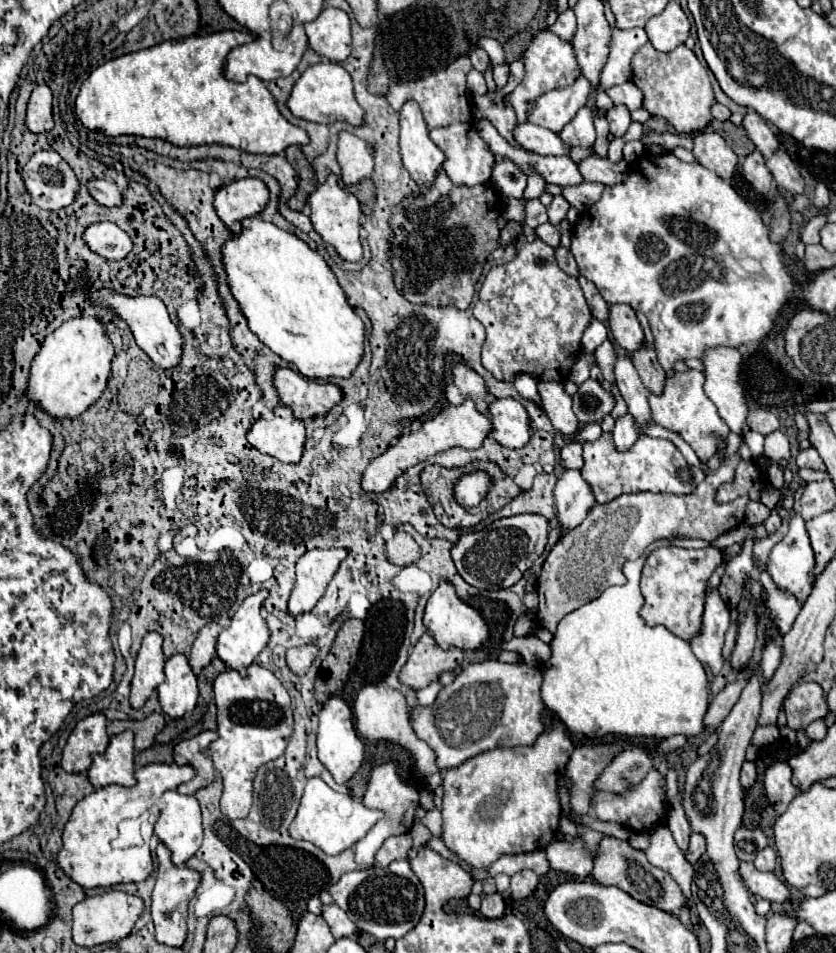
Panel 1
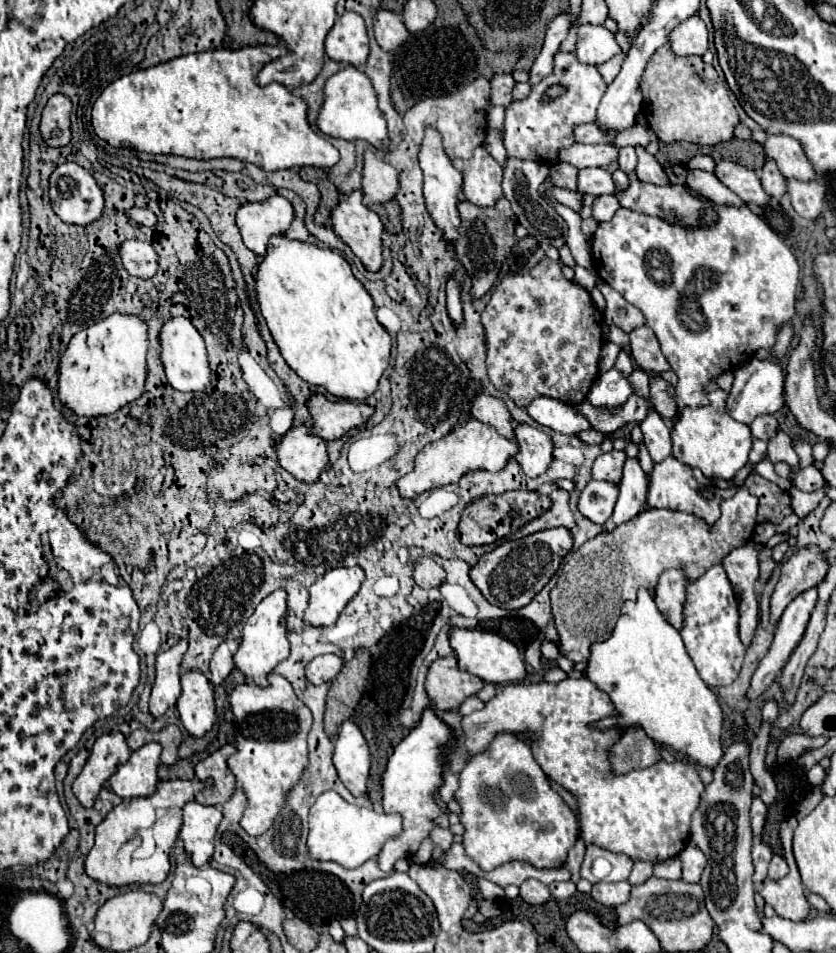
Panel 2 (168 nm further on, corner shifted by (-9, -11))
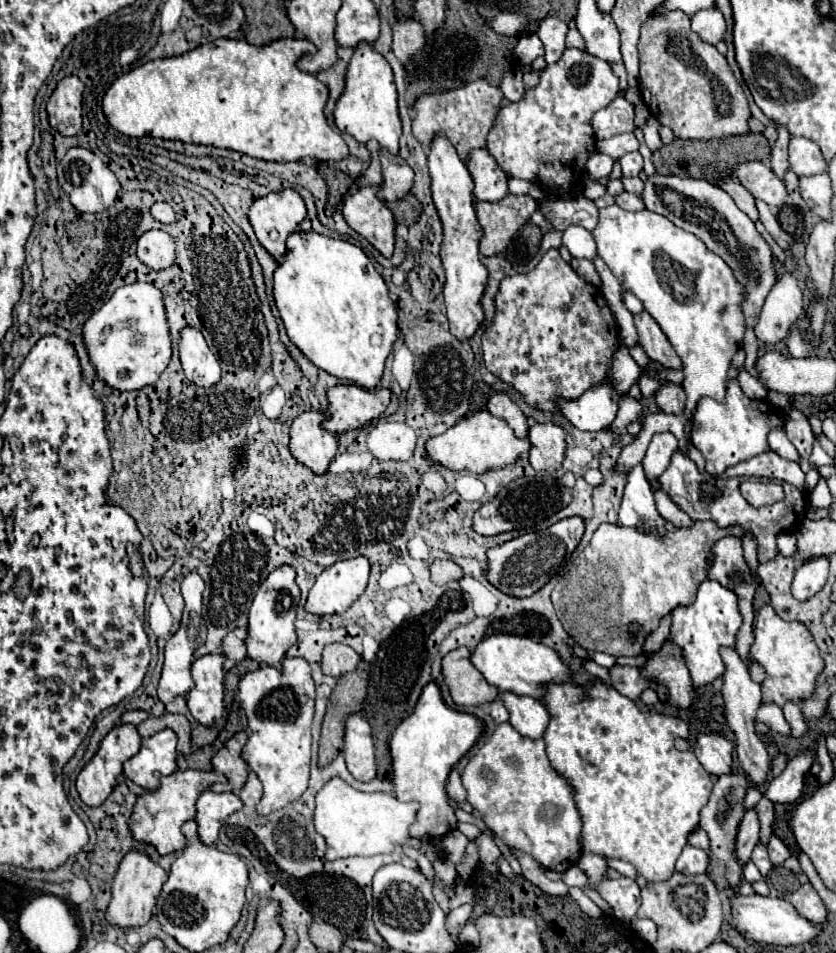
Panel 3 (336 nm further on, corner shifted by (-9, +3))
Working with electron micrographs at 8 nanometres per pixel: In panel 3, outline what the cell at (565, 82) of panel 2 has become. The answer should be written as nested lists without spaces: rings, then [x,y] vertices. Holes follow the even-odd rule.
[[[567,48],[555,64],[547,64],[545,70],[539,72],[539,84],[535,88],[527,90],[519,102],[513,102],[499,110],[495,126],[487,136],[487,150],[497,160],[497,164],[507,172],[507,176],[525,178],[539,184],[547,192],[547,198],[575,194],[581,182],[579,176],[583,174],[585,160],[595,152],[595,136],[589,128],[589,120],[593,112],[609,106],[613,98],[617,98],[617,92],[619,80],[609,68],[609,64],[597,60],[595,56],[589,56],[589,52],[585,50]],[[547,182],[553,182],[553,188],[549,188]]]

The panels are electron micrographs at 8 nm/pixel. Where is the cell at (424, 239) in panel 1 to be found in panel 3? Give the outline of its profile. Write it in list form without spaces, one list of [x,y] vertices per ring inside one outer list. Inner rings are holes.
[[[507,194],[497,202],[475,202],[473,206],[483,232],[479,252],[481,256],[495,256],[507,248],[515,232],[537,210],[537,200],[531,196]]]

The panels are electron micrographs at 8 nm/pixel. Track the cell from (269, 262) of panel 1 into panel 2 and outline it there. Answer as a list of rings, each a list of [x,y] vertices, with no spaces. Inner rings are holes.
[[[273,236],[269,240],[267,256],[259,264],[257,294],[261,314],[267,320],[271,336],[279,346],[287,364],[309,384],[321,386],[337,398],[365,400],[369,398],[389,366],[391,336],[375,316],[375,302],[363,284],[353,276],[351,264],[331,248],[291,240],[287,236]]]

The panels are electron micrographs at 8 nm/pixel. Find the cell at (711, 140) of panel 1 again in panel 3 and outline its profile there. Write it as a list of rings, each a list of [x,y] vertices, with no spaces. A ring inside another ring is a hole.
[[[741,162],[735,166],[737,180],[753,194],[753,198],[763,200],[769,206],[781,208],[787,198],[785,184],[771,168],[763,162]]]

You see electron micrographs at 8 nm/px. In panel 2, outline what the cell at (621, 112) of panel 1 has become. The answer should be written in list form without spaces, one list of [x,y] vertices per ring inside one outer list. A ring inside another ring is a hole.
[[[625,146],[625,148],[621,148],[621,152],[619,152],[619,168],[625,172],[625,174],[631,174],[631,172],[635,172],[635,166],[637,166],[637,154],[635,154],[635,148],[631,148],[631,146]]]

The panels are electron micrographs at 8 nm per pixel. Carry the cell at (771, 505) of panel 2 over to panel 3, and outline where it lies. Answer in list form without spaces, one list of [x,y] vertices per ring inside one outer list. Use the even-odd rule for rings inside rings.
[[[677,450],[673,454],[671,464],[659,476],[659,482],[661,482],[661,488],[665,490],[665,494],[671,496],[671,500],[691,516],[691,520],[713,520],[721,528],[737,522],[743,526],[745,532],[753,532],[759,540],[759,562],[771,560],[777,554],[777,544],[775,544],[777,532],[791,530],[795,524],[801,522],[801,518],[805,516],[805,510],[807,510],[807,496],[799,488],[795,488],[795,508],[793,508],[793,486],[789,486],[785,482],[783,482],[785,498],[781,502],[761,506],[761,508],[753,508],[745,502],[745,498],[739,492],[741,478],[707,480],[703,474],[699,474],[695,462],[689,460],[681,450]]]

